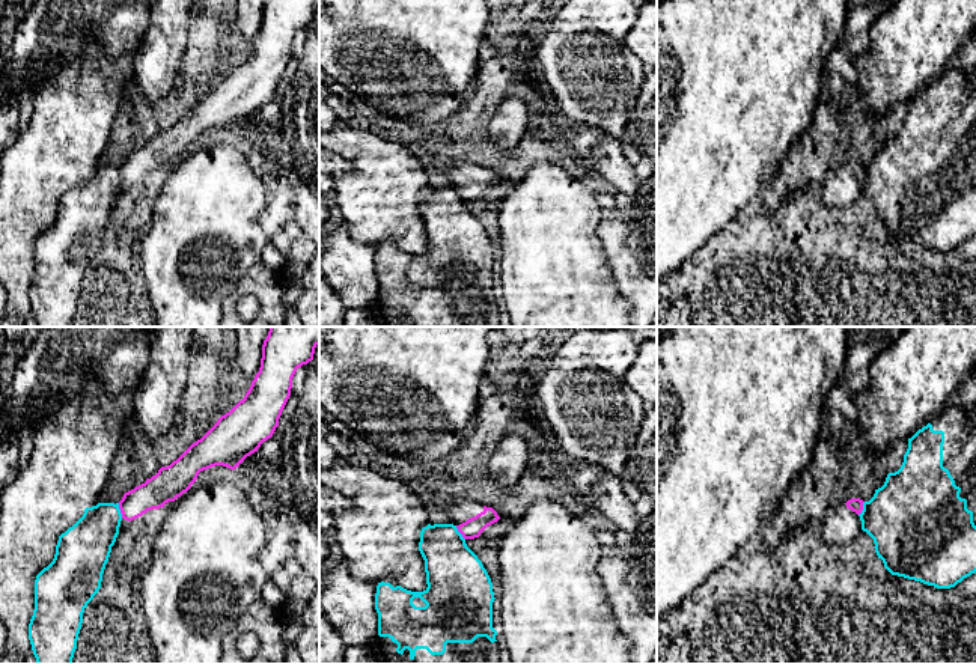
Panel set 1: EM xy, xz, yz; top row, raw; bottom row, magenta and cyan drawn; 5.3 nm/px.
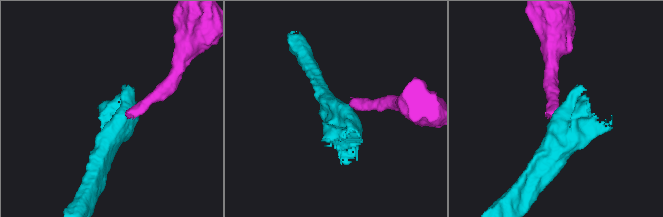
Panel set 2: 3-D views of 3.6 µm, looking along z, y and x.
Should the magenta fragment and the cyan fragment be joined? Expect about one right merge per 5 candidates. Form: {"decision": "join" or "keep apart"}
{"decision": "keep apart"}

